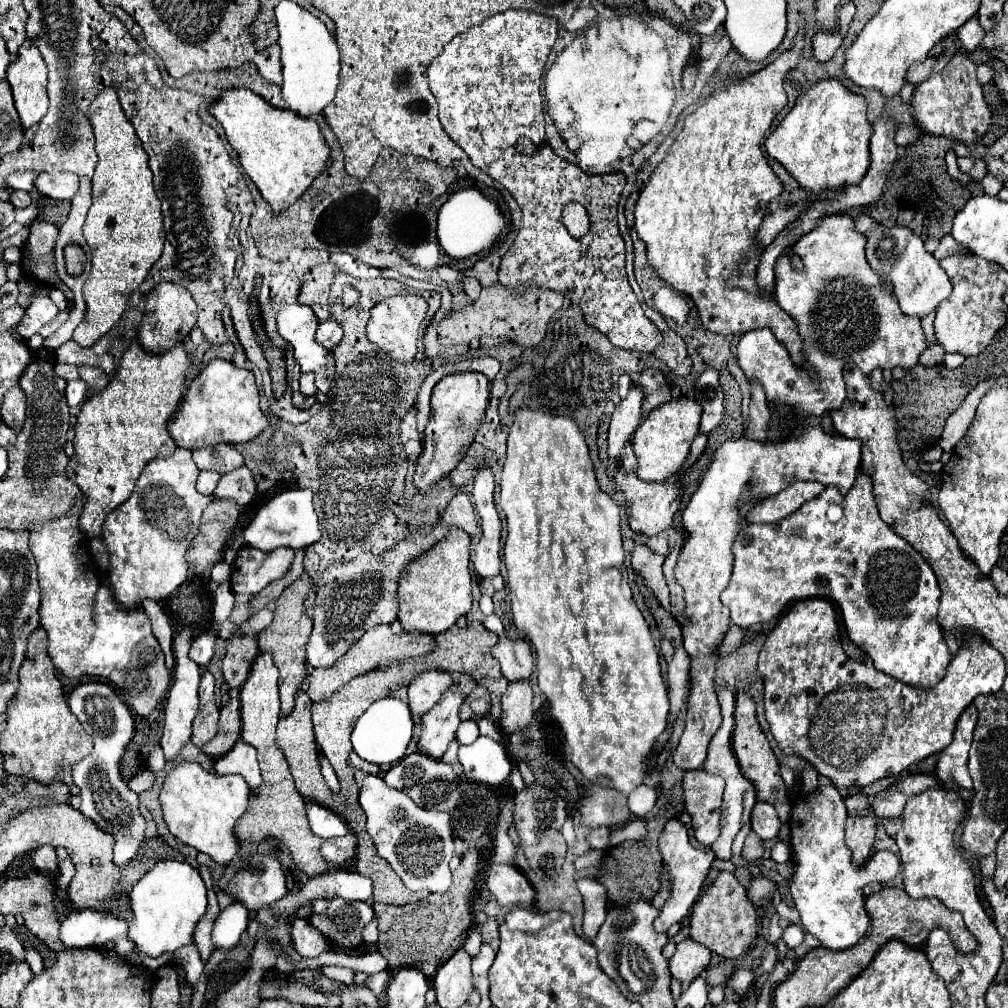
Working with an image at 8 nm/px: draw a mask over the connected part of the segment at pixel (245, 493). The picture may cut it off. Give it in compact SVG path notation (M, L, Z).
M242 466L238 470L224 474L214 490L214 496L216 498L232 498L240 506L250 504L256 496L256 482L252 478L252 472L246 466Z

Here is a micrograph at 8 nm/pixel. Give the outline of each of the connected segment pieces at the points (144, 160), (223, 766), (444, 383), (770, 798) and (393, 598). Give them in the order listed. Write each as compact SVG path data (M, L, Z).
M106 88L94 98L88 108L88 120L94 128L98 154L92 178L92 206L84 222L84 238L90 246L92 272L82 288L88 310L72 336L72 340L84 348L90 348L118 322L126 308L126 300L160 258L166 238L160 200L152 186L152 170L148 168L148 154L134 134L132 124L124 116L114 88Z
M238 740L230 752L216 758L214 770L218 774L240 774L250 788L258 788L262 784L258 760L256 760L256 748L246 744L244 740Z
M456 372L444 376L432 390L432 414L424 430L424 450L418 458L414 472L414 484L426 492L440 478L448 476L458 462L466 456L466 450L474 442L474 434L484 420L484 410L490 398L490 380L480 372Z
M740 690L736 694L736 712L734 712L734 738L732 738L732 748L734 748L734 754L740 762L740 768L744 772L744 776L748 780L752 780L752 784L756 786L758 790L758 800L762 802L768 802L776 808L776 812L782 816L782 822L788 822L788 816L790 816L790 796L788 796L788 788L778 772L778 760L770 748L770 742L768 738L764 736L758 720L756 720L756 704L754 704L754 698L746 692L746 690Z
M458 492L450 500L442 518L436 524L418 528L416 532L398 540L392 548L388 548L380 556L374 556L371 552L362 552L362 556L354 556L354 564L346 564L346 566L320 566L318 568L316 564L304 564L304 572L312 578L314 596L316 596L314 616L312 616L314 630L306 646L306 662L314 668L334 666L336 660L342 658L346 650L364 636L366 630L378 624L394 622L399 609L398 578L400 578L402 568L410 560L426 552L434 542L440 542L446 536L450 526L458 526L470 536L478 532L474 506L468 494L464 492Z

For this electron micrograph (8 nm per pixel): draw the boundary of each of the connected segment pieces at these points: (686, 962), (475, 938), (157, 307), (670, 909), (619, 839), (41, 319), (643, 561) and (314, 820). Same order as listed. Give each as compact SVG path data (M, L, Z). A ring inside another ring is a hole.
M688 938L676 944L676 952L670 958L670 972L686 986L708 968L710 958L712 958L712 952L704 944Z
M472 926L472 930L468 932L468 938L466 938L466 942L464 942L464 950L466 950L470 956L474 956L474 954L478 952L480 944L482 944L482 936L478 934L478 926Z
M162 280L146 296L146 306L144 306L142 324L138 330L138 340L150 352L166 352L166 348L172 348L176 342L182 342L190 334L194 324L196 324L196 302L194 302L192 294L184 286L178 286L176 282Z
M672 818L672 820L666 822L666 826L660 834L660 840L658 840L658 848L660 848L660 854L662 854L664 872L668 874L668 880L670 880L670 896L664 902L664 906L660 908L658 918L654 920L654 930L656 932L668 932L668 928L672 924L678 924L688 916L692 904L700 896L700 890L702 890L702 884L708 876L710 864L714 862L714 852L710 848L692 846L688 830L678 818Z
M644 820L630 821L626 826L613 830L609 837L609 846L617 846L626 840L642 840L644 836Z
M48 296L34 298L34 302L26 308L26 314L24 314L24 318L20 320L20 324L16 328L20 338L30 338L30 336L38 334L38 330L46 322L54 320L56 314L58 314L58 308L56 308L56 304Z
M638 544L632 552L632 568L644 578L646 586L650 586L654 590L660 604L666 610L670 610L670 594L668 594L664 572L662 572L662 564L664 564L664 556L652 552L644 544Z
M306 802L306 814L308 814L310 828L316 836L320 838L338 836L338 816L334 812L330 812L328 808L316 802Z

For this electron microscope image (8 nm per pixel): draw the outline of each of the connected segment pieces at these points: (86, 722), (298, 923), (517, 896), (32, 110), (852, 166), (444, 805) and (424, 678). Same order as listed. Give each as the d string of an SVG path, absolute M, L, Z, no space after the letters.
M88 682L88 684L82 684L78 688L72 690L70 698L68 698L68 704L70 704L70 710L72 714L80 720L80 724L84 726L84 730L94 736L94 750L90 756L86 756L84 760L80 760L78 764L72 766L72 776L74 776L74 784L80 788L80 810L90 818L94 820L94 824L106 832L110 832L116 842L114 842L114 864L116 866L126 866L130 862L130 858L136 856L142 840L144 840L144 818L140 816L138 812L138 794L132 792L126 784L126 780L122 778L122 772L120 772L120 760L122 760L122 754L128 746L128 742L132 740L134 736L134 718L132 718L132 712L128 710L128 706L114 694L112 686L110 684L104 684L104 682Z
M304 918L292 920L292 944L302 958L318 958L322 952L330 950L330 942Z
M490 864L486 868L486 884L490 894L502 906L522 904L530 906L534 900L534 888L528 878L514 866L508 864Z
M24 44L18 52L18 60L8 66L6 80L12 86L12 94L16 100L16 110L22 122L22 128L38 124L48 112L48 68L32 44Z
M838 78L820 80L796 98L794 108L766 140L766 152L780 162L806 190L828 190L858 184L870 166L872 126L866 120L866 100L850 92Z
M412 752L406 758L402 758L398 764L394 764L386 774L384 780L390 788L406 792L416 806L426 808L426 810L444 810L450 812L452 808L458 806L460 802L460 792L458 792L458 780L460 776L454 774L452 766L442 762L442 760L430 760L422 752Z
M444 670L422 672L408 684L408 706L414 720L438 702L438 696L442 696L442 688L446 688L446 684L452 684L452 674Z

